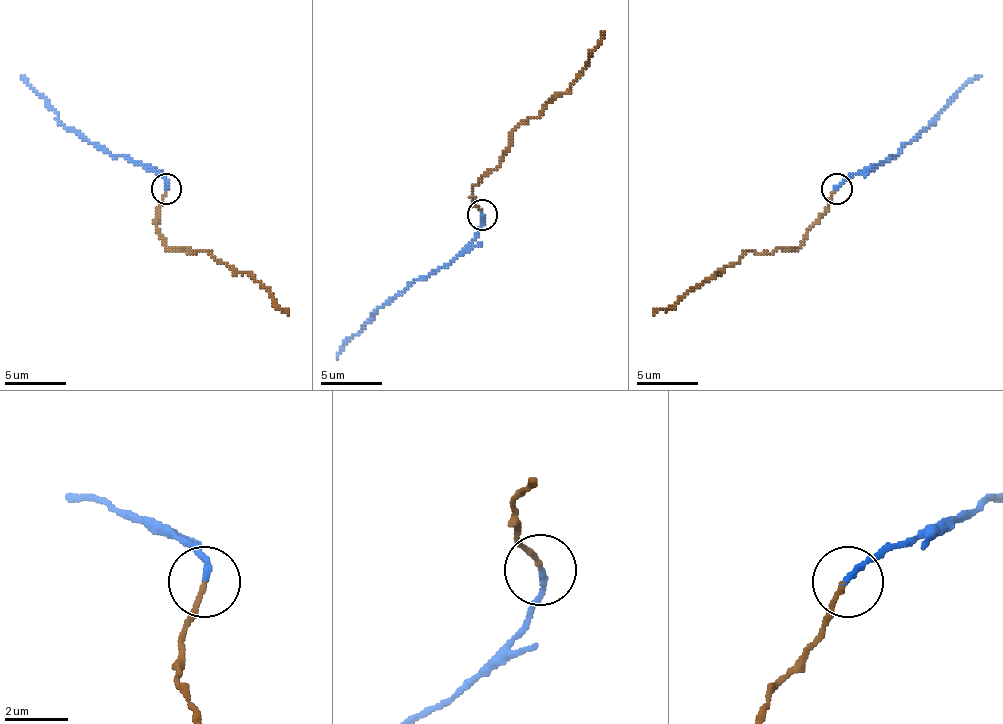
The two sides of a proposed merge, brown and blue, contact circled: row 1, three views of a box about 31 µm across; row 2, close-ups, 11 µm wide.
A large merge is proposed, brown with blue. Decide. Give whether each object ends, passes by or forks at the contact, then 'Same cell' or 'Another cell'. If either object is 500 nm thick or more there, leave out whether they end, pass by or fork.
At the ring brown ends. At the ring blue ends. Another cell

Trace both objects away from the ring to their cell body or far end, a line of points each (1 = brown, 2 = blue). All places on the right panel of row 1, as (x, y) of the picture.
1: (837, 189), (797, 247), (758, 253), (745, 250), (653, 315)
2: (837, 189), (902, 149), (981, 76)

